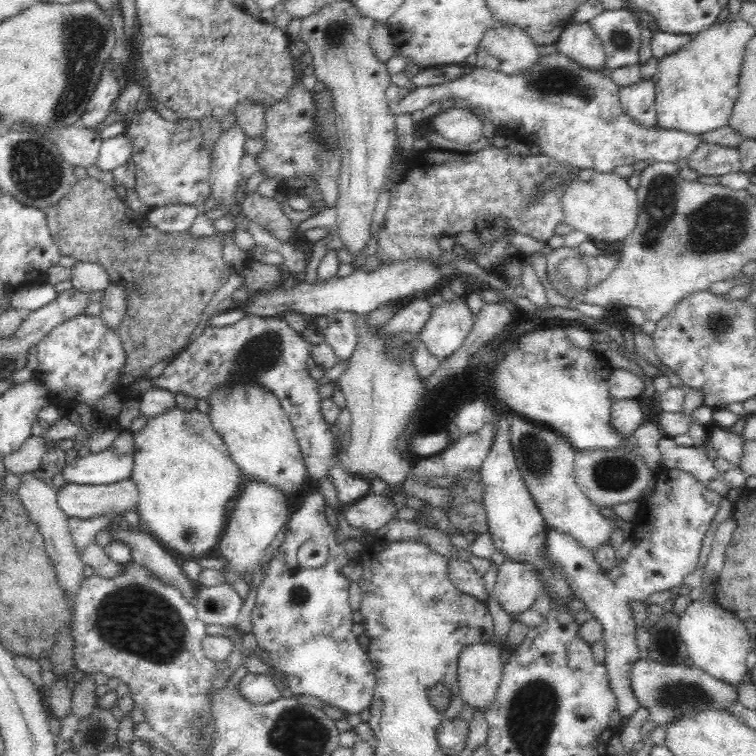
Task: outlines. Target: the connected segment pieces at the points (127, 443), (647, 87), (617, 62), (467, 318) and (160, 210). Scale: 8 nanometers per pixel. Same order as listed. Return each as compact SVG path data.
M123 431L104 451L90 453L66 464L62 477L66 483L104 485L131 479L136 443L134 434Z
M642 79L634 84L620 87L619 104L624 114L631 116L636 124L657 126L654 83Z
M628 9L604 10L589 24L602 43L607 69L639 64L641 28Z
M458 296L454 301L443 300L432 307L418 338L434 356L442 360L462 346L474 321L464 297Z
M165 204L151 208L146 216L161 232L174 234L188 231L198 211L198 207L191 204Z

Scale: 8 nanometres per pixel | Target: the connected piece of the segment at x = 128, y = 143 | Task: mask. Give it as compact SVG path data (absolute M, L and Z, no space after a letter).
M124 134L104 138L100 145L95 168L102 172L110 172L128 162L132 154L132 141Z

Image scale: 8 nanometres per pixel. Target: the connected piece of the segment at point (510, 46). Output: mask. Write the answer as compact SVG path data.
M496 21L482 36L476 66L513 75L530 68L539 56L537 44L524 30Z

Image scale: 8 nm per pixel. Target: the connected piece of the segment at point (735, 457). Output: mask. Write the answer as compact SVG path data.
M712 426L708 430L709 445L718 453L717 459L724 461L731 468L740 468L740 460L744 455L744 438L721 426Z

